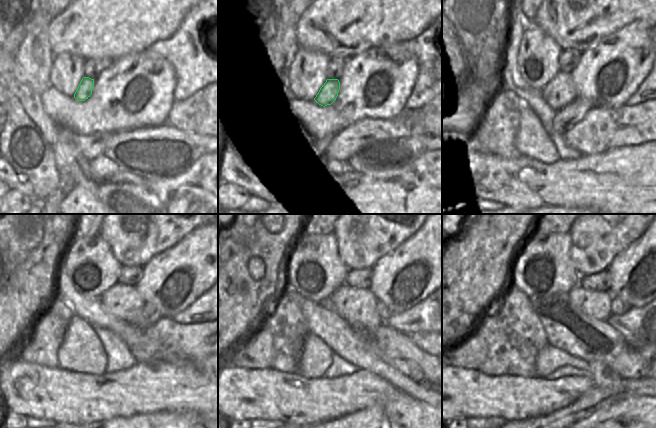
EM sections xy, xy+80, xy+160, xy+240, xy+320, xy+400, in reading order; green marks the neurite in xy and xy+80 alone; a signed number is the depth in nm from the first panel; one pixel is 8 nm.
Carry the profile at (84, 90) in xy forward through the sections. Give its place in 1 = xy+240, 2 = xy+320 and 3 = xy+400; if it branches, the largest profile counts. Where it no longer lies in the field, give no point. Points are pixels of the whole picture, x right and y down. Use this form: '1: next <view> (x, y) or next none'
1: next xy+240 (122, 301)
2: next xy+320 (351, 303)
3: next xy+400 (596, 304)

